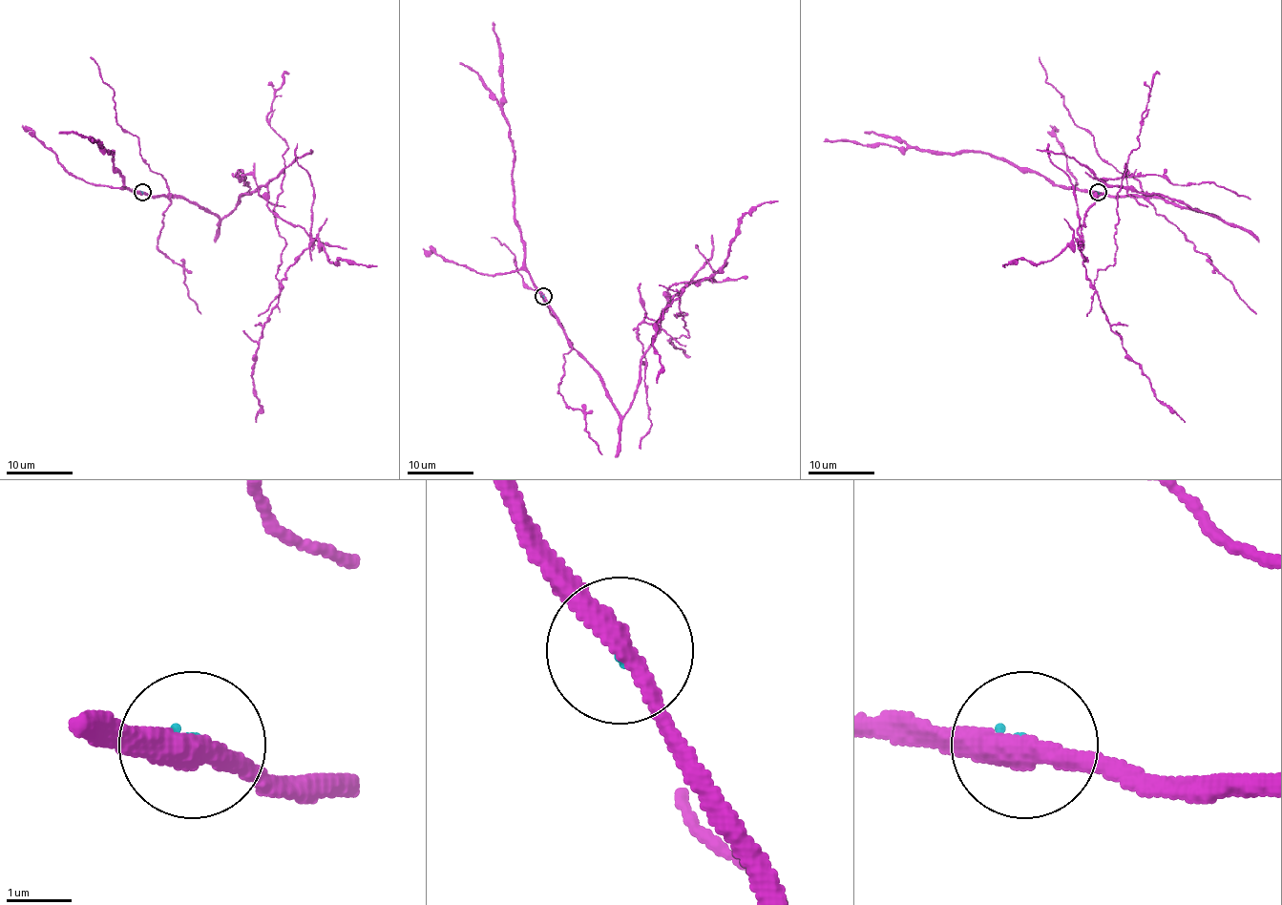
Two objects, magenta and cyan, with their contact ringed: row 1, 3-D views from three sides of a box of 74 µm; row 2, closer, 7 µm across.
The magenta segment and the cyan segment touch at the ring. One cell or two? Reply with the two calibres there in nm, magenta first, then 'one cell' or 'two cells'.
calibres 320 and 70 nm; two cells

